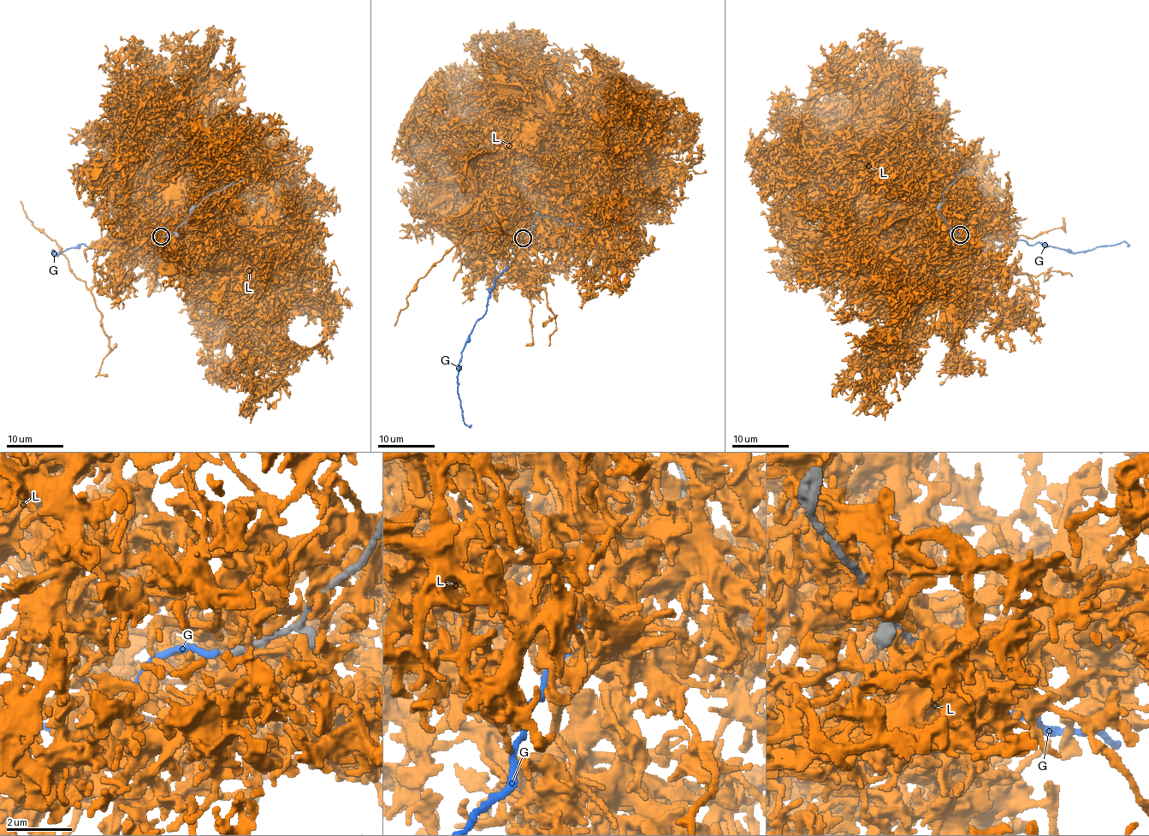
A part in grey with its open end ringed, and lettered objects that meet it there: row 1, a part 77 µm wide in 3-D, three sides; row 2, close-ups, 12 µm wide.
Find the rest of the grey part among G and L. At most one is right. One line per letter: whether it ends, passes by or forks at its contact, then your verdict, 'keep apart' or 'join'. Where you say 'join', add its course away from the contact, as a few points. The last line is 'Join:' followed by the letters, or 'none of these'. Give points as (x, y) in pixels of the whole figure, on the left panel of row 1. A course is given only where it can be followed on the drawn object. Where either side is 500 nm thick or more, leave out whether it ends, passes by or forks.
G: it ends; keep apart
L: it forks; keep apart
Join: none of these

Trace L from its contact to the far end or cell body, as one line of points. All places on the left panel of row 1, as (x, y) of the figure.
L: (167, 234), (168, 229), (165, 228), (168, 227), (159, 236), (172, 234), (180, 238), (186, 233), (195, 238)

